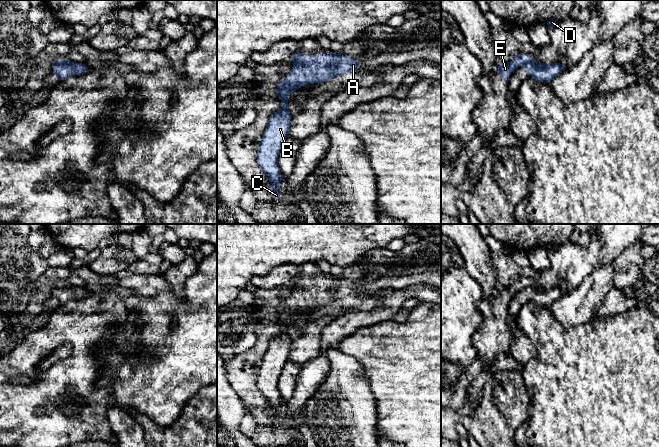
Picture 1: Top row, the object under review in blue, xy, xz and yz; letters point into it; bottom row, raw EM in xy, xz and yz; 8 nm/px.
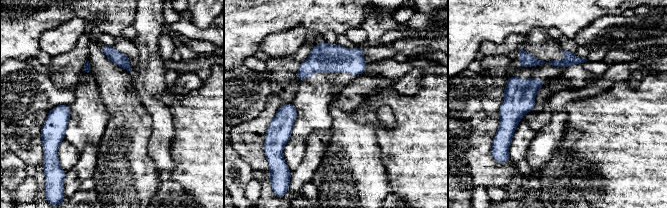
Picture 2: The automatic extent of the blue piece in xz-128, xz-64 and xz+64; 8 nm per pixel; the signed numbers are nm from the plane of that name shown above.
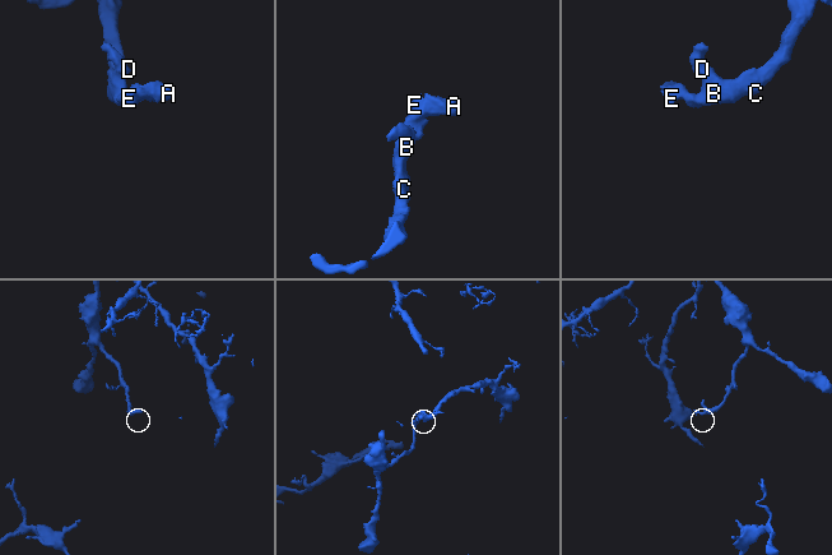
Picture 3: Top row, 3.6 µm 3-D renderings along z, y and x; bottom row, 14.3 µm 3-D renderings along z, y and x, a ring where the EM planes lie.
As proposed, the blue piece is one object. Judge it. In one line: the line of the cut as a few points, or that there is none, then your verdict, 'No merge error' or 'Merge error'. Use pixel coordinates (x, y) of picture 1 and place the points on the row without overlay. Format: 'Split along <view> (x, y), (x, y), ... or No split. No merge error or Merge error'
Split along xz (283, 305), (288, 310), (300, 310). Merge error

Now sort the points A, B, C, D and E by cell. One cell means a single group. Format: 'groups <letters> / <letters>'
groups A E / B C D

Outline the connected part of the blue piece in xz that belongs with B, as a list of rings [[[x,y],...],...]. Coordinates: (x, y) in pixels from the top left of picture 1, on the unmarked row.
[[[284,306],[277,308],[274,319],[281,322],[283,329],[269,341],[258,371],[257,386],[271,405],[269,414],[275,424],[280,422],[278,412],[284,403],[278,390],[278,380],[290,354],[291,337],[288,332],[288,323],[294,315],[299,313],[301,310],[288,311]]]

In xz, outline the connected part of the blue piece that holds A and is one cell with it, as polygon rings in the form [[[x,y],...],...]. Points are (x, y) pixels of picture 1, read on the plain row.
[[[297,274],[292,284],[293,292],[283,305],[288,311],[324,307],[347,296],[360,295],[355,281],[334,278],[330,274],[318,279],[307,279]]]

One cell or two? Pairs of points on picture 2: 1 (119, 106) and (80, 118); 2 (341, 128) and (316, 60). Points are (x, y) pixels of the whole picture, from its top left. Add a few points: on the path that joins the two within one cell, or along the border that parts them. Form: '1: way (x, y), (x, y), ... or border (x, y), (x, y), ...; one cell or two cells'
1: border (98, 88), (108, 114), (104, 133); two cells
2: border (337, 93), (332, 96), (329, 107), (331, 124); two cells

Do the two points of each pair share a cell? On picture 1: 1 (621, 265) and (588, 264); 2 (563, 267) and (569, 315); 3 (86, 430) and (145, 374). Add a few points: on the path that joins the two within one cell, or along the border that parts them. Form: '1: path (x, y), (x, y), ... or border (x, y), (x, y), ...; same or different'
1: border (628, 246), (612, 263); different
2: border (585, 277), (573, 290), (567, 293); different
3: path (95, 413), (114, 394), (128, 389); same

